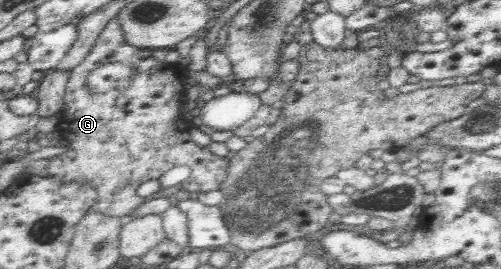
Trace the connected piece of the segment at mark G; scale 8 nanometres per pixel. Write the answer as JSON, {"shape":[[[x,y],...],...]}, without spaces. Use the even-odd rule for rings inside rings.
{"shape":[[[114,17],[98,35],[86,59],[70,73],[63,97],[65,107],[58,118],[56,135],[68,139],[71,148],[50,160],[44,169],[45,176],[50,175],[56,181],[74,181],[94,187],[97,199],[92,210],[119,219],[129,217],[145,202],[144,197],[136,193],[140,184],[160,178],[174,166],[191,168],[182,186],[201,193],[218,190],[227,178],[230,159],[228,156],[212,154],[207,147],[196,145],[190,130],[182,130],[192,127],[186,119],[182,124],[184,116],[180,108],[181,97],[186,94],[189,83],[187,65],[164,64],[160,58],[153,58],[152,49],[130,45],[120,29],[118,17]],[[110,62],[130,64],[135,70],[132,82],[108,94],[90,95],[84,89],[88,74],[94,68]]]}

